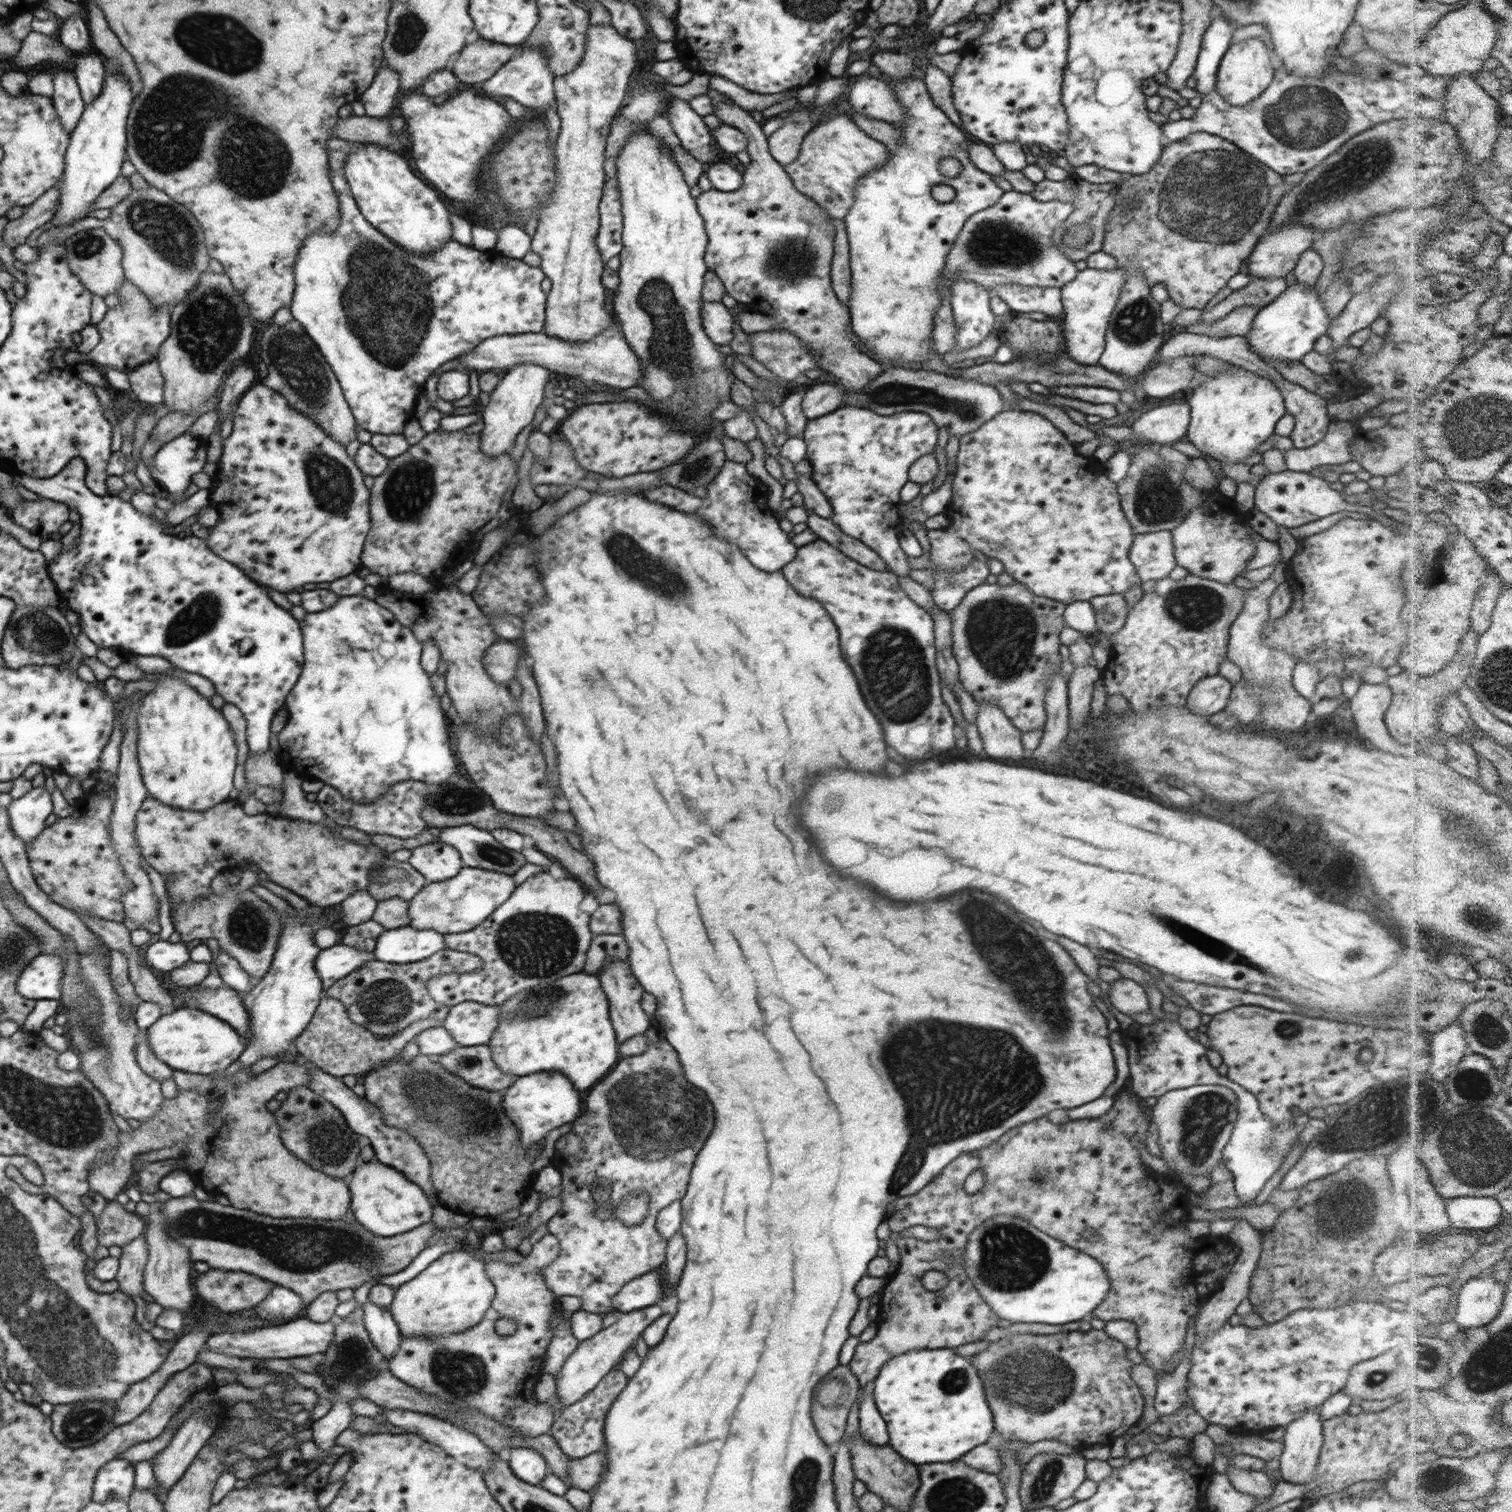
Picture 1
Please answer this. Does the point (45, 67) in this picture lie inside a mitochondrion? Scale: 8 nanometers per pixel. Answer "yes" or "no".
no

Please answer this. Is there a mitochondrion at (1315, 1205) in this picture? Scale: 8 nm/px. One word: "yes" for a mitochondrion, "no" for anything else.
yes

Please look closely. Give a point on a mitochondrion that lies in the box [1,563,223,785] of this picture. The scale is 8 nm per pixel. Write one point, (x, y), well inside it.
(43, 639)

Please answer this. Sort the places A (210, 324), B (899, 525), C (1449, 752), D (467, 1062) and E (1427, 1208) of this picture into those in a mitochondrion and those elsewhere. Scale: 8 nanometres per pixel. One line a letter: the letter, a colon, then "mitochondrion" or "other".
A: mitochondrion
B: other
C: other
D: mitochondrion
E: other

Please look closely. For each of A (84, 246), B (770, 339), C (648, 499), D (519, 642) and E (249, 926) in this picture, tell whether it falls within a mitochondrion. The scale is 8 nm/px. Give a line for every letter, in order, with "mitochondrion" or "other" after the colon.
A: mitochondrion
B: other
C: other
D: other
E: mitochondrion

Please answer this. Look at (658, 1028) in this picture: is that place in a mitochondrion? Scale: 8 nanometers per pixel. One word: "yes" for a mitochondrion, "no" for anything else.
no

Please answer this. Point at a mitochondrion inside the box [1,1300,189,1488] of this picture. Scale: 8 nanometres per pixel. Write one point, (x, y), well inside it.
(82, 1424)

